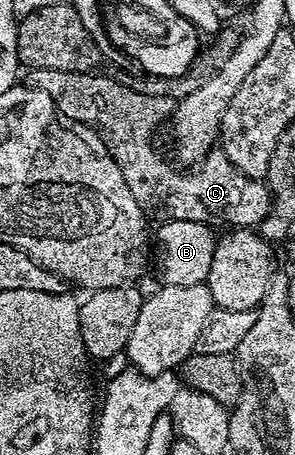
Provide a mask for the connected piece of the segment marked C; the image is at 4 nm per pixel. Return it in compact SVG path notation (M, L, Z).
M31 68L25 73L24 84L28 88L44 90L67 121L83 124L102 139L116 166L120 166L120 174L124 174L132 198L136 198L143 212L151 217L159 216L157 219L162 222L187 220L211 226L227 224L225 227L230 230L253 229L269 214L271 194L266 184L236 170L221 150L212 150L193 170L181 172L154 149L154 131L171 119L176 107L173 99L140 94L121 79L98 75Z

